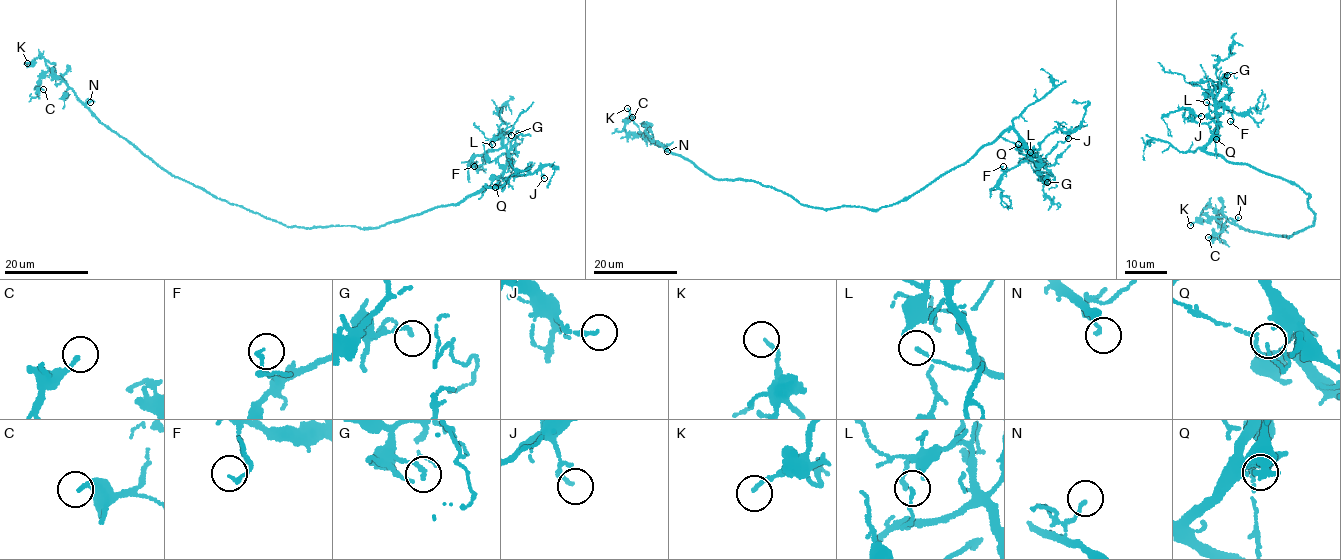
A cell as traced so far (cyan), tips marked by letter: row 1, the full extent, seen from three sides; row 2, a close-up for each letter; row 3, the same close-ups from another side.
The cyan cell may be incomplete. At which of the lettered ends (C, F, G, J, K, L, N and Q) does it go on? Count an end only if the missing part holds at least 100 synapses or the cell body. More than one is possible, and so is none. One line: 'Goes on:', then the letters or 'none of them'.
Goes on: none of them

